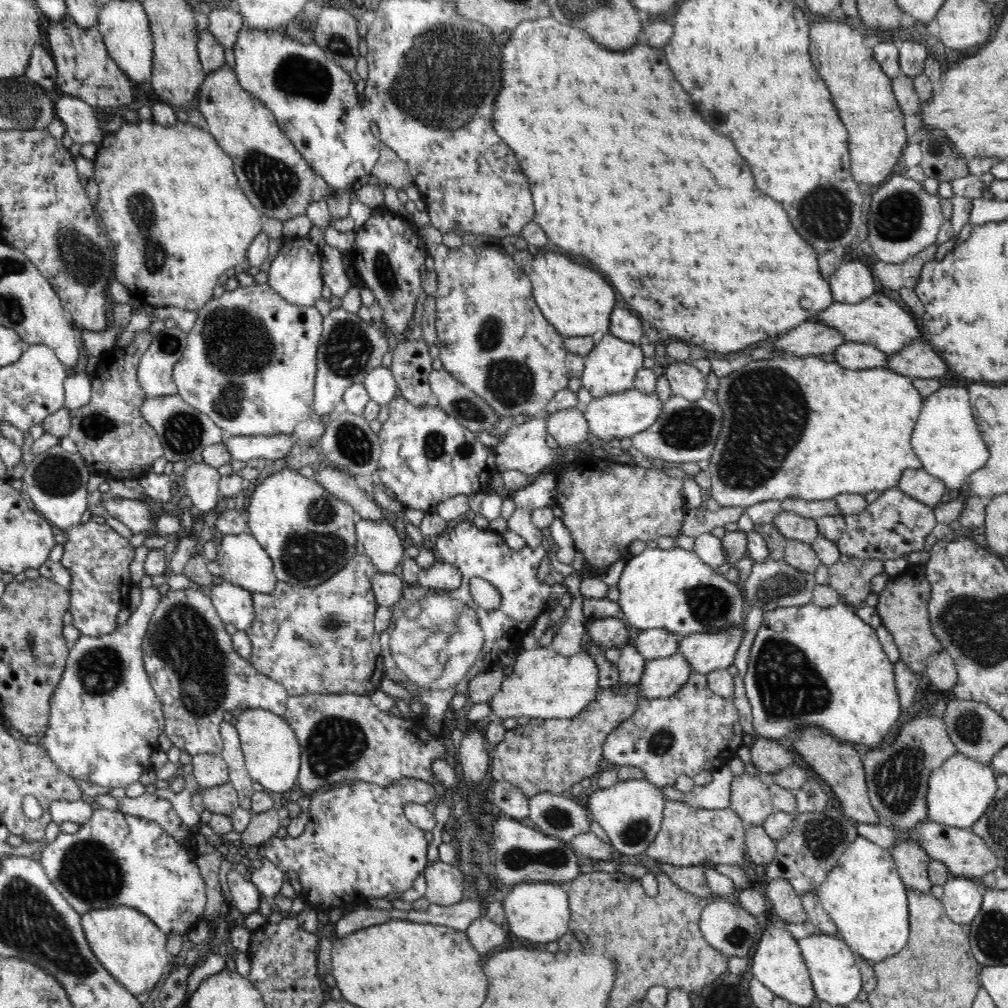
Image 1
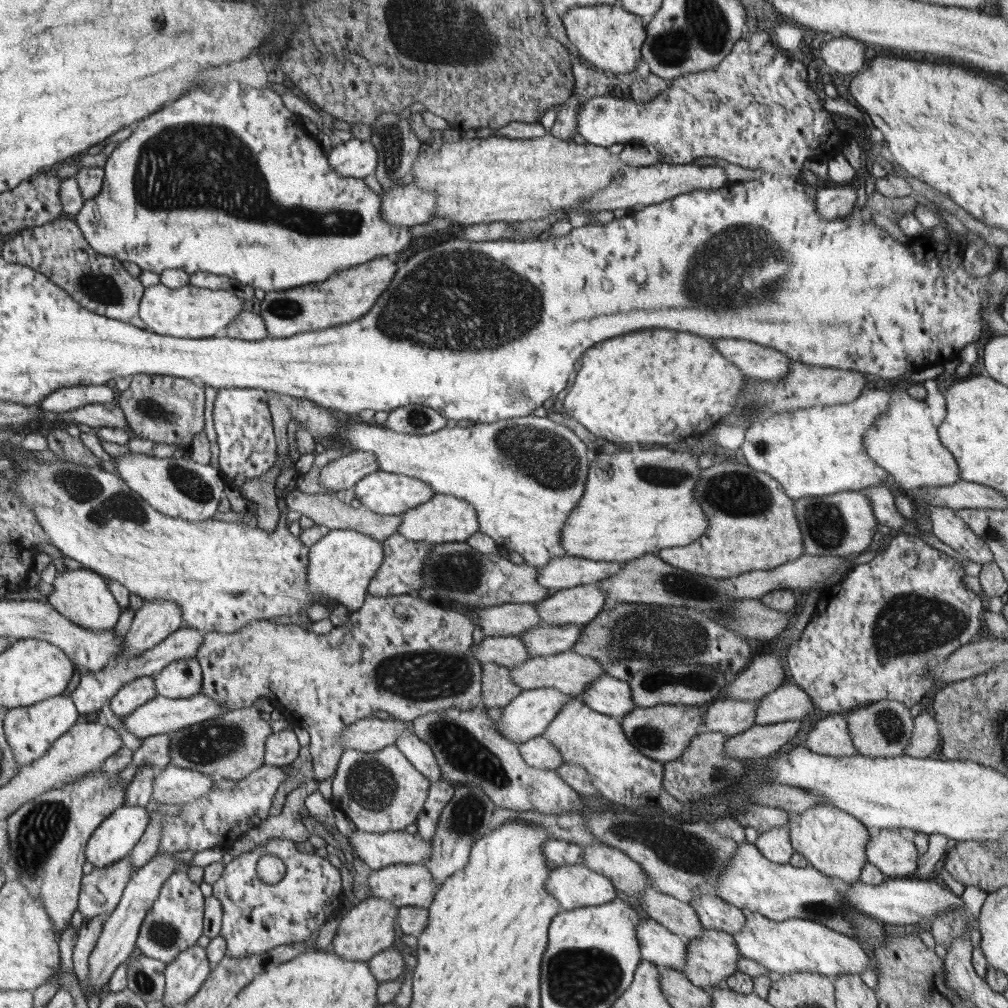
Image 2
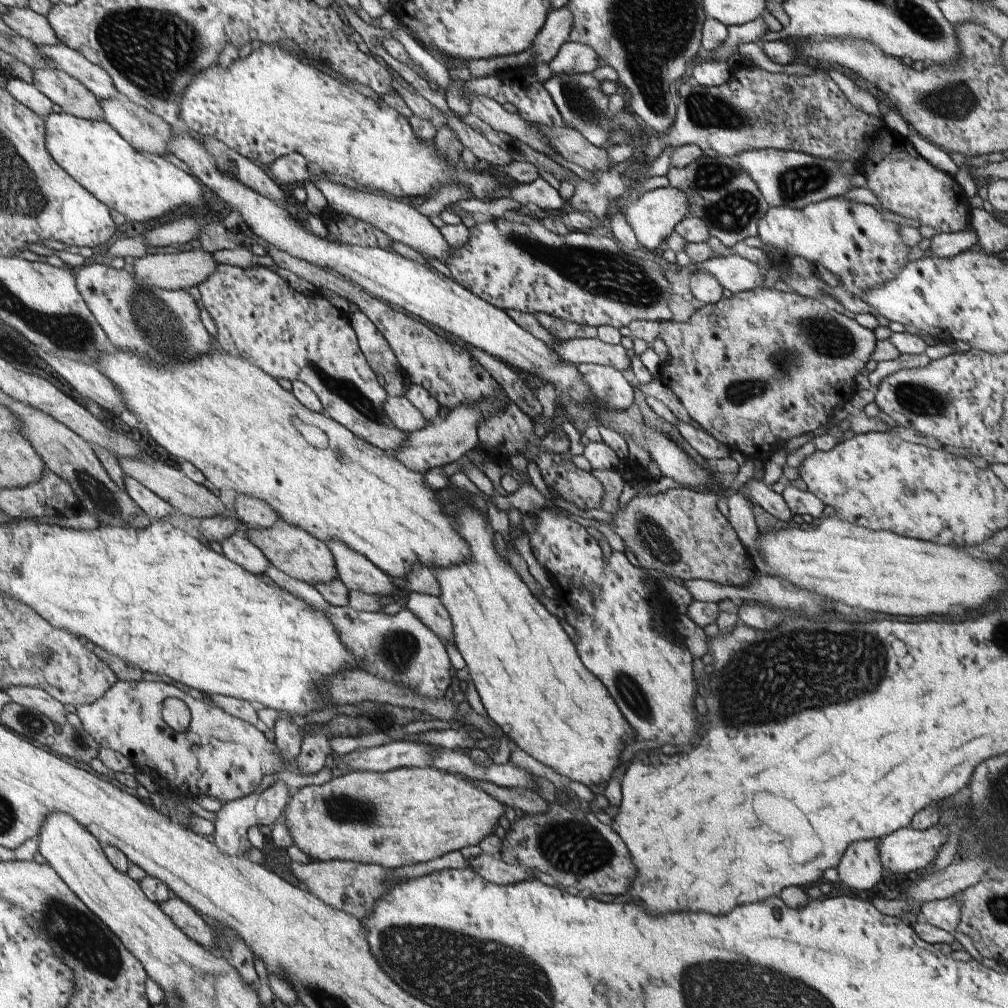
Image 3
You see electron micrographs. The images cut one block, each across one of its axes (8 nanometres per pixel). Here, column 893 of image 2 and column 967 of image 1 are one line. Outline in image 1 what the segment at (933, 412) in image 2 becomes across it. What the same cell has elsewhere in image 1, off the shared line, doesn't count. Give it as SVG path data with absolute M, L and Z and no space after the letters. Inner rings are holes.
M944 386L940 392L934 392L934 396L924 400L912 432L912 448L918 454L924 470L930 476L936 476L936 480L940 480L952 494L962 492L962 488L970 482L970 476L986 468L992 454L974 420L968 388Z

